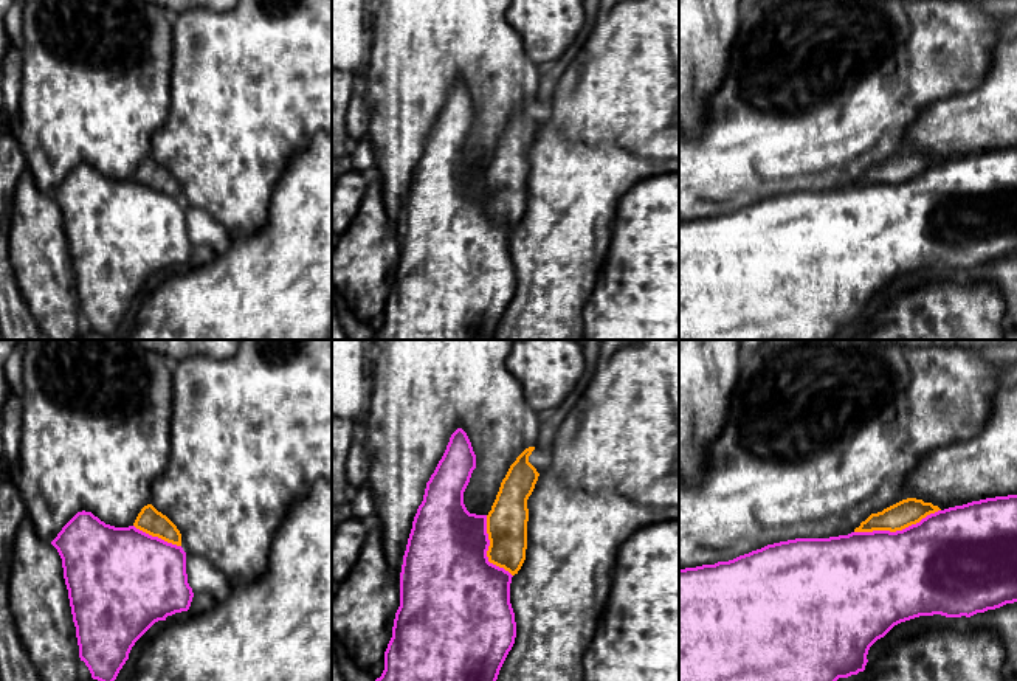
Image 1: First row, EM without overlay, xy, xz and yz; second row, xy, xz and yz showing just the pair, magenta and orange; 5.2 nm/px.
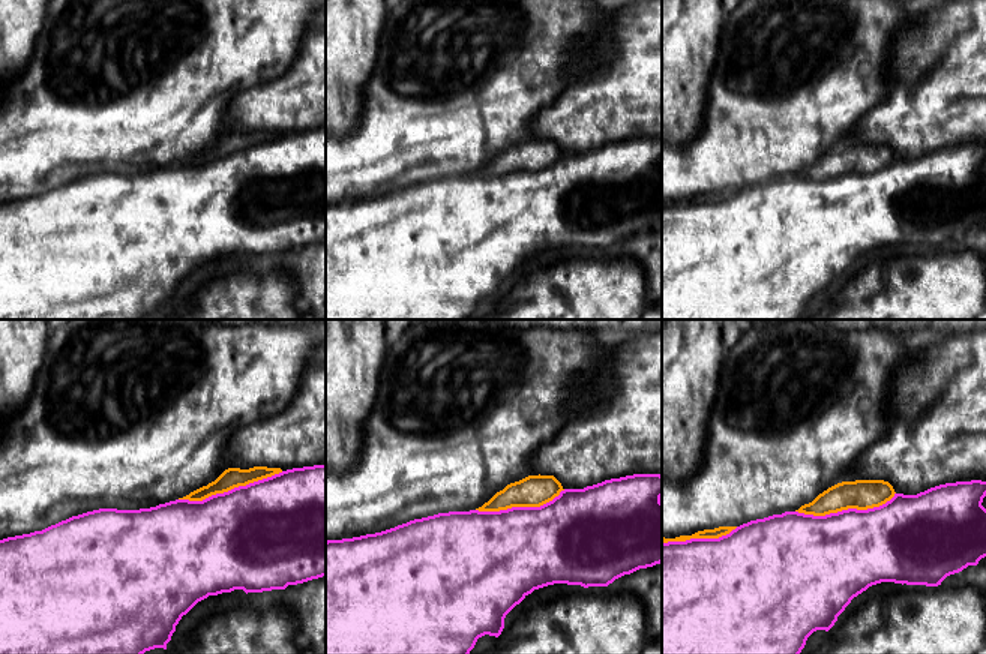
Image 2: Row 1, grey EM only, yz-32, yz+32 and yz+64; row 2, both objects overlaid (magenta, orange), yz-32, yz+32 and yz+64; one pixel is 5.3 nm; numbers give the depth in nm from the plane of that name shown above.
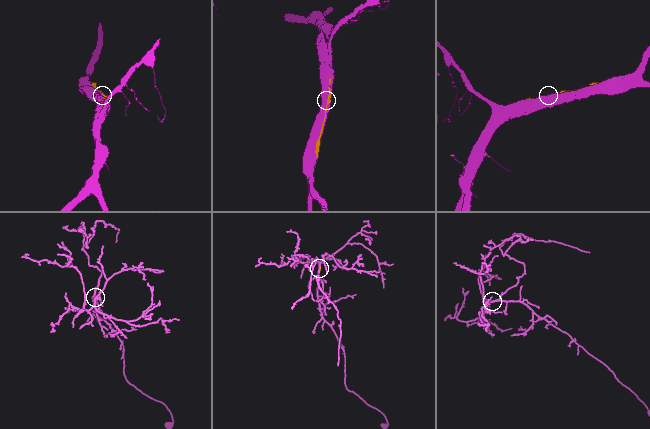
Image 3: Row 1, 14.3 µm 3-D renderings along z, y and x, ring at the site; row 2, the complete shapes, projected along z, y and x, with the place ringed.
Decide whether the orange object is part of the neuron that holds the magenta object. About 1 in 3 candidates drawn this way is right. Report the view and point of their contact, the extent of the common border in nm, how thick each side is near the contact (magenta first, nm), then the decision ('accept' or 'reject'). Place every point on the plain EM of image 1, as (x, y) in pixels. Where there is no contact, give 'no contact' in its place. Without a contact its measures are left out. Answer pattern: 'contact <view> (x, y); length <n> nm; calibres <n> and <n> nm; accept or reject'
contact yz (896, 183); length 460 nm; calibres 480 and 140 nm; reject

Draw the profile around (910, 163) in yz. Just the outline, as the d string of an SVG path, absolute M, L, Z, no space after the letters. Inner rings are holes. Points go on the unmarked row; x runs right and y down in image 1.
M907 150L884 161L882 164L871 166L865 174L860 175L859 180L854 181L854 185L902 183L938 163L941 161L932 155Z

